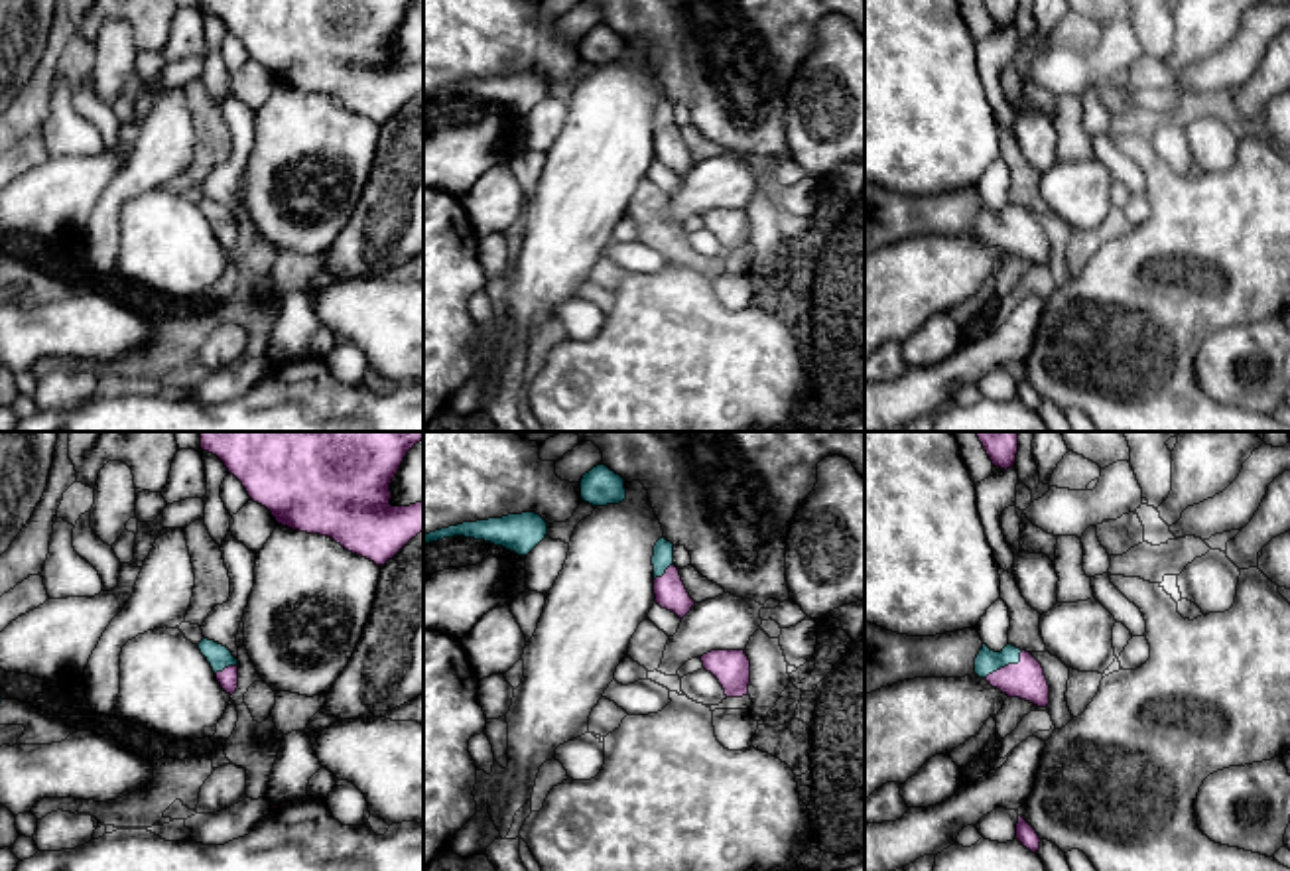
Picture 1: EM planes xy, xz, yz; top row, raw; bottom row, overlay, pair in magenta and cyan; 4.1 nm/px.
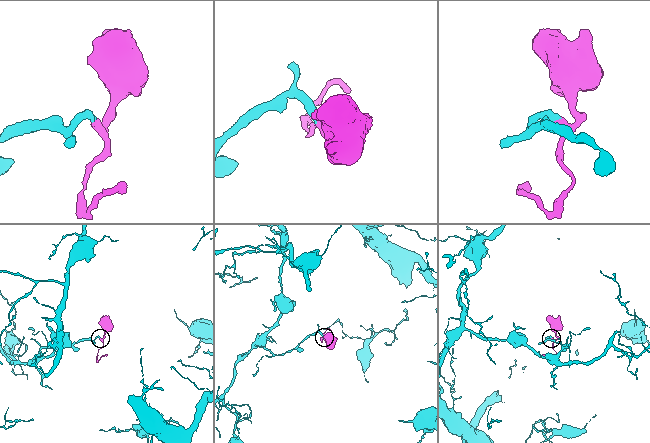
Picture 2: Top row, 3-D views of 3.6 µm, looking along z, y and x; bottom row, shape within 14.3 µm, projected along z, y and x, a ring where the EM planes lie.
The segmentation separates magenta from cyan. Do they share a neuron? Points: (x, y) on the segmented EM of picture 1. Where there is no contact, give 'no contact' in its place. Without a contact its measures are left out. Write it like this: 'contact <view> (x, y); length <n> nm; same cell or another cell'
contact yz (1009, 665); length 200 nm; same cell

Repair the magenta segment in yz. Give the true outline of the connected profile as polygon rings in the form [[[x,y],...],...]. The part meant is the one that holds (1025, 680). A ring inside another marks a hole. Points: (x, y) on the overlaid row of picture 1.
[[[983,644],[975,658],[975,674],[1008,698],[1020,698],[1038,707],[1050,704],[1050,686],[1042,664],[1030,652],[1012,644],[1006,644],[1000,652]]]

